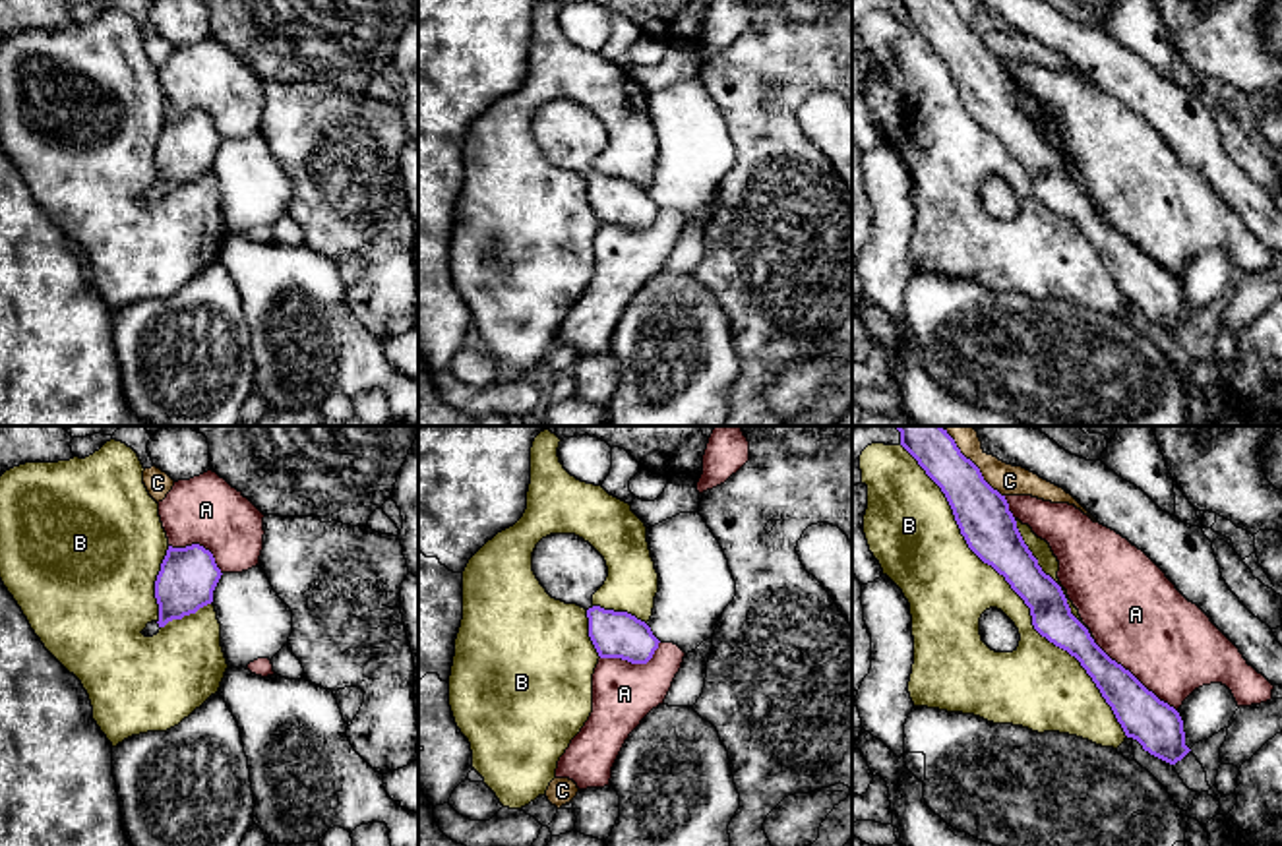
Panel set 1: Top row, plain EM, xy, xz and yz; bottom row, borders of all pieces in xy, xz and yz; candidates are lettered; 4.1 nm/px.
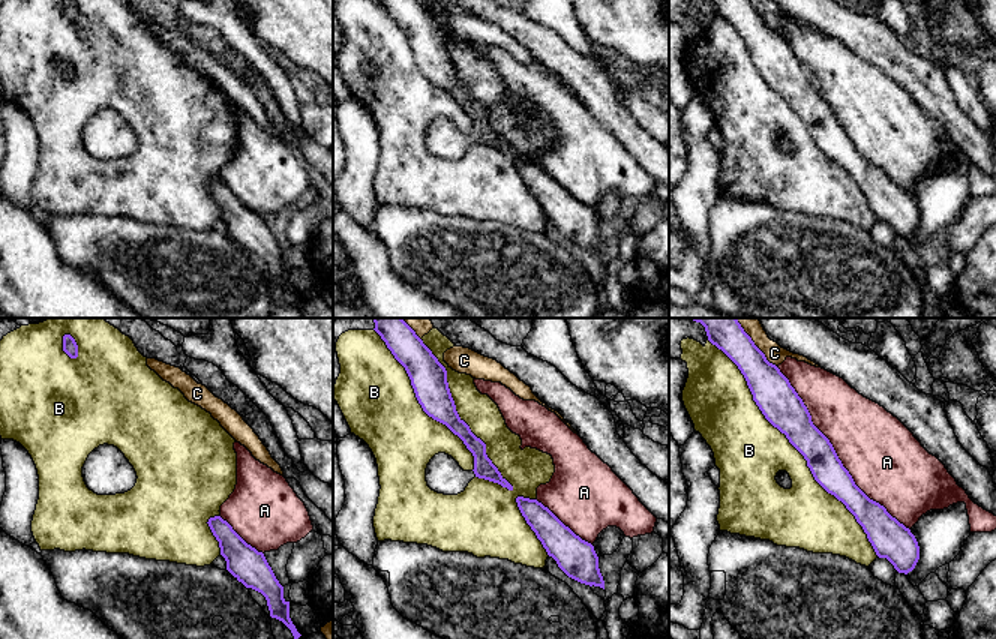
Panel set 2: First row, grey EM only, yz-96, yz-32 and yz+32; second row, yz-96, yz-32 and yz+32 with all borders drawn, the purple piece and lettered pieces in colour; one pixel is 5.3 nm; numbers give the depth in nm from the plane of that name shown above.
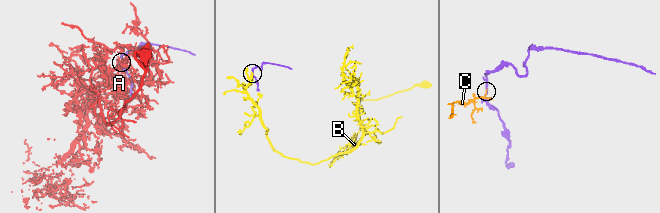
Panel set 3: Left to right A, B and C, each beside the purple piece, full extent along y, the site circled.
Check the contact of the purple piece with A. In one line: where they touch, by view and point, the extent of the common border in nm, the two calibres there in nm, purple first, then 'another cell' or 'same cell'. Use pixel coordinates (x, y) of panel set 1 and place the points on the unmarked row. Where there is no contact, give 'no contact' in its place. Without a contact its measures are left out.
contact yz (1133, 242); length 440 nm; calibres 200 and 400 nm; another cell

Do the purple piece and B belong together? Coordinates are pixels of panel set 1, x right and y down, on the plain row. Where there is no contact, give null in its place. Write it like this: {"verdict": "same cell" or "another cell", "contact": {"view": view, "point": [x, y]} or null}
{"verdict": "another cell", "contact": {"view": "yz", "point": [1015, 157]}}

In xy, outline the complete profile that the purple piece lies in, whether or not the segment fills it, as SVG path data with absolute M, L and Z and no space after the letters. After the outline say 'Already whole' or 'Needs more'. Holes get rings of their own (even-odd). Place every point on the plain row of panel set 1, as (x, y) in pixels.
M168 112L155 147L159 186L147 190L141 199L153 203L168 188L182 186L211 170L221 141L213 120L203 112Z. Needs more

